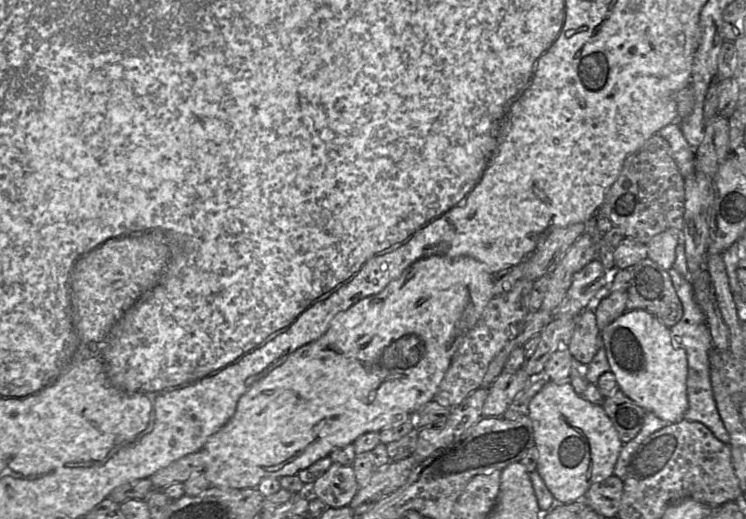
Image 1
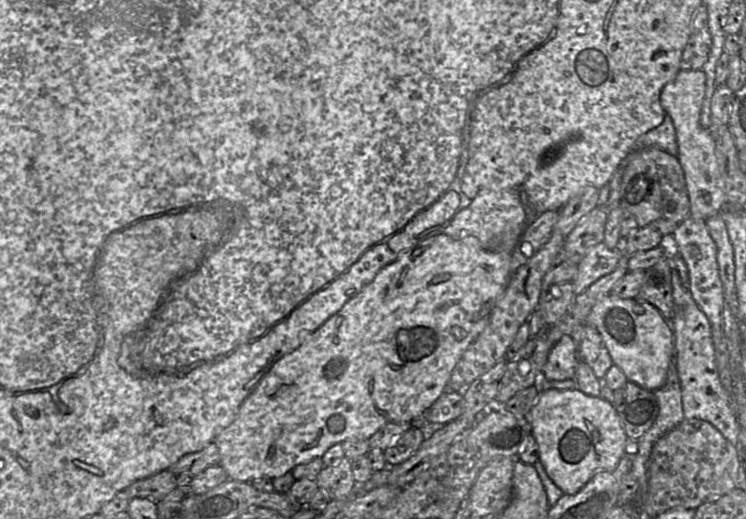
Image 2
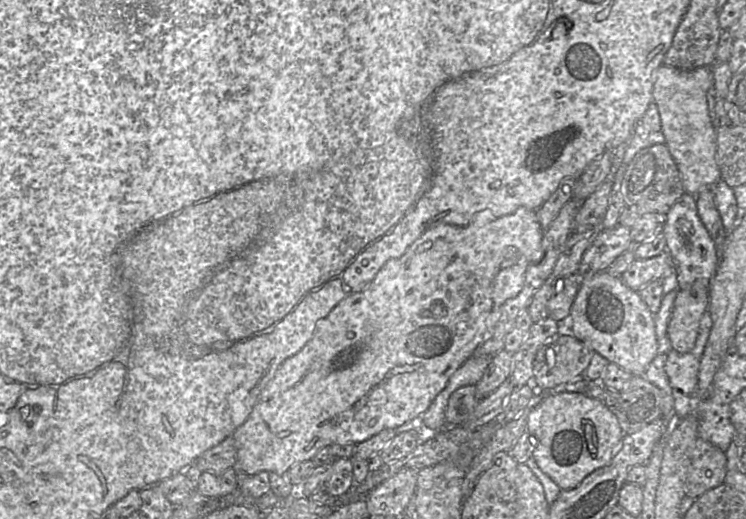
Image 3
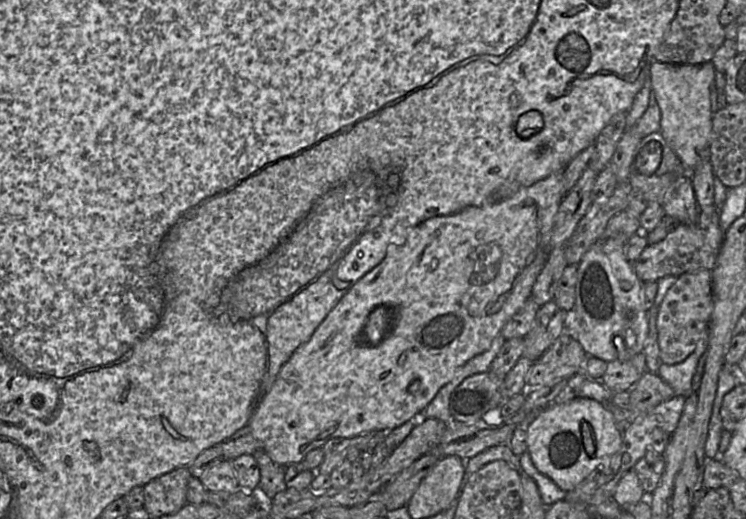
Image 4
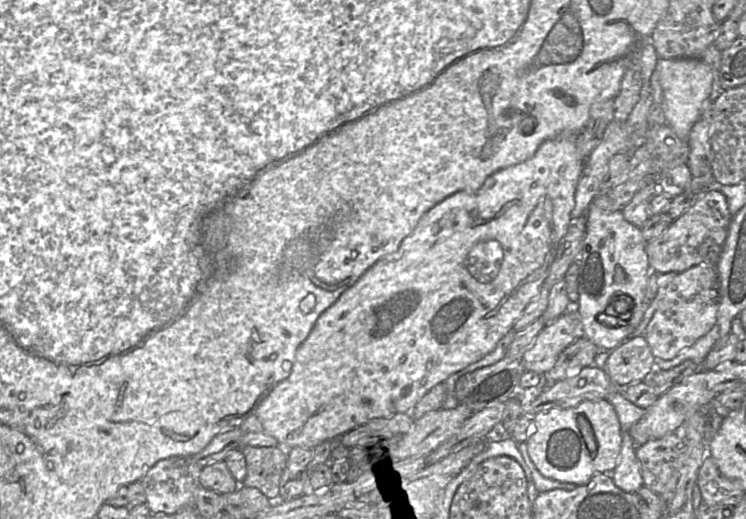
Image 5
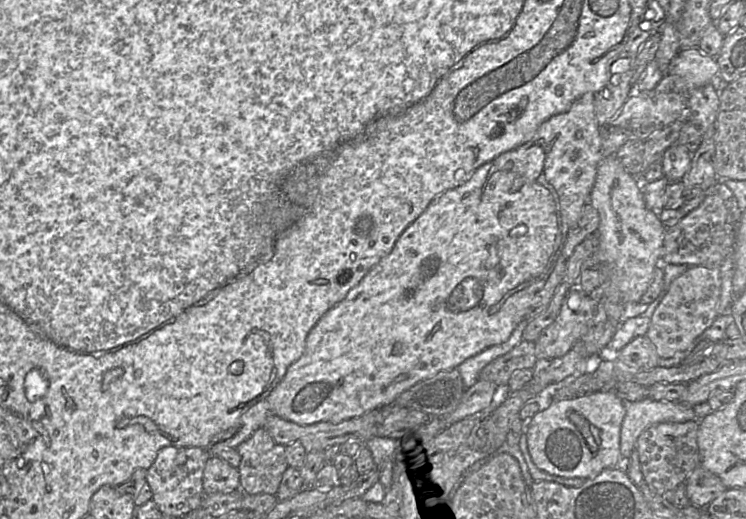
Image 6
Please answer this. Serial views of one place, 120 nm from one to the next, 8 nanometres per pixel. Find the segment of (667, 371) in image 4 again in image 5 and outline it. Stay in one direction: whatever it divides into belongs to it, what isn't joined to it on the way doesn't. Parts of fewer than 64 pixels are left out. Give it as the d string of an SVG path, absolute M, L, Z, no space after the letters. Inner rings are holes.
M715 324L711 330L700 337L694 344L681 350L673 359L663 360L655 358L654 368L660 370L668 370L685 360L692 360L698 367L701 364L715 343L720 339L719 327Z

